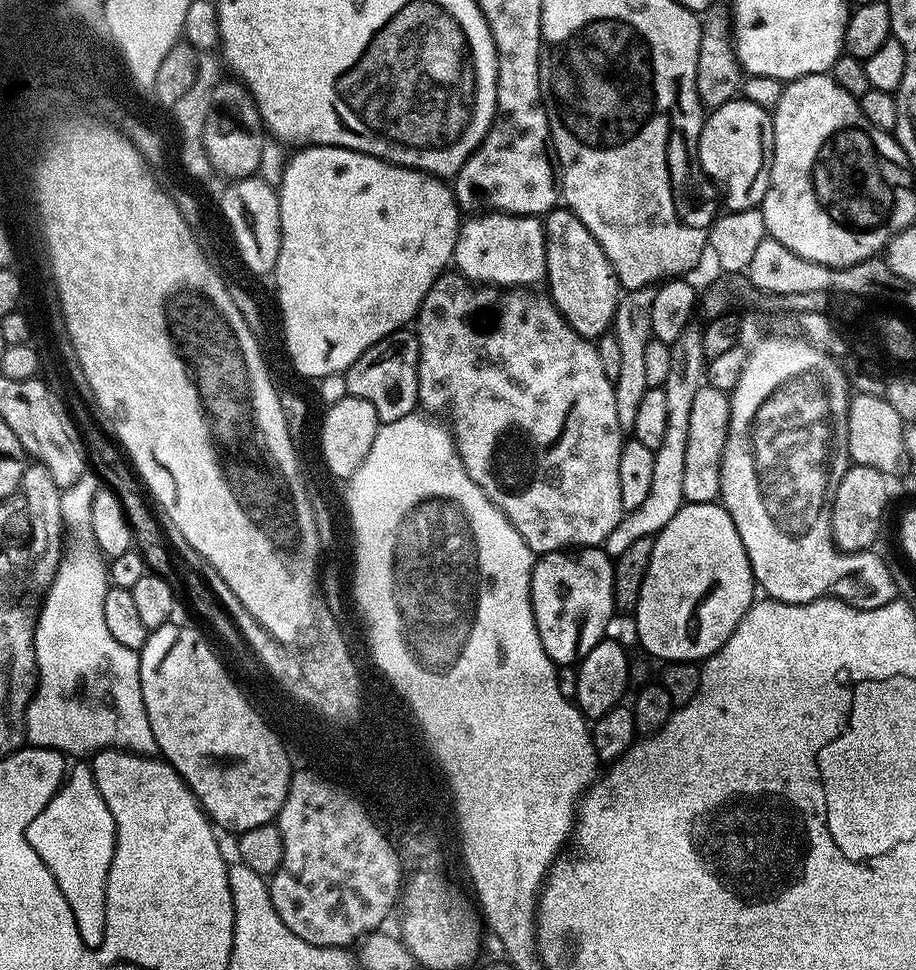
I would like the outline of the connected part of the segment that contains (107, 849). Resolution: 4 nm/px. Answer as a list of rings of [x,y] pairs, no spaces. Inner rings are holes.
[[[75,763],[65,781],[42,813],[27,827],[27,841],[54,875],[74,915],[75,928],[88,948],[100,948],[105,934],[105,910],[109,868],[116,854],[116,823],[110,814],[107,797],[97,788],[91,767]]]

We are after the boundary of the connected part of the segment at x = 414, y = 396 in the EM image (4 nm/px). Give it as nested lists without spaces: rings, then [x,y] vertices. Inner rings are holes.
[[[401,330],[392,332],[386,338],[374,342],[374,346],[370,346],[370,350],[366,350],[362,354],[362,358],[358,358],[358,362],[354,362],[349,366],[347,372],[344,373],[347,395],[357,396],[366,402],[370,402],[370,406],[374,406],[374,410],[378,414],[381,424],[398,422],[398,418],[411,416],[417,411],[420,402],[418,398],[419,361],[420,343],[418,342],[415,331]]]

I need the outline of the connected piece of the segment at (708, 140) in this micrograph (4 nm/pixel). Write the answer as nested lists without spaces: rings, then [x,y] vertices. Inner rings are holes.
[[[743,98],[731,100],[711,109],[704,118],[696,156],[700,160],[700,169],[703,170],[704,175],[716,185],[722,197],[723,207],[727,211],[760,208],[772,173],[772,118],[769,109],[754,106],[754,102]]]

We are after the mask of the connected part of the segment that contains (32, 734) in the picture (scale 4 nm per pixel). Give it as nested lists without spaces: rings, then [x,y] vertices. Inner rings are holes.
[[[85,470],[60,493],[62,518],[71,539],[63,549],[56,577],[36,618],[36,691],[32,693],[32,701],[24,714],[24,731],[31,747],[53,748],[69,757],[78,756],[74,758],[87,757],[103,748],[121,748],[123,752],[137,752],[139,756],[156,756],[158,749],[154,742],[154,730],[150,730],[150,718],[146,718],[146,706],[142,702],[140,654],[122,646],[122,642],[114,642],[110,629],[106,627],[106,617],[102,614],[102,602],[106,602],[110,587],[106,560],[86,535],[94,494],[101,487],[96,473]]]

